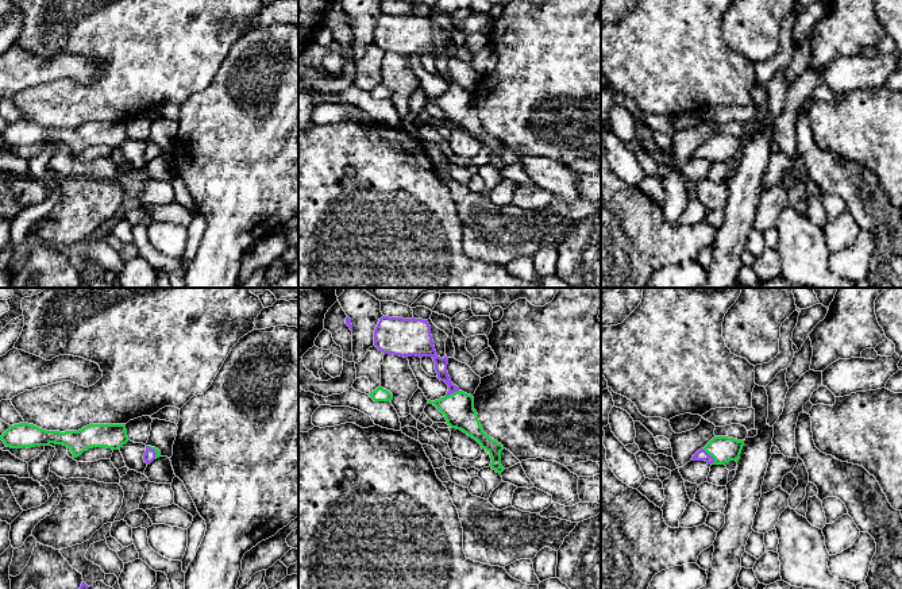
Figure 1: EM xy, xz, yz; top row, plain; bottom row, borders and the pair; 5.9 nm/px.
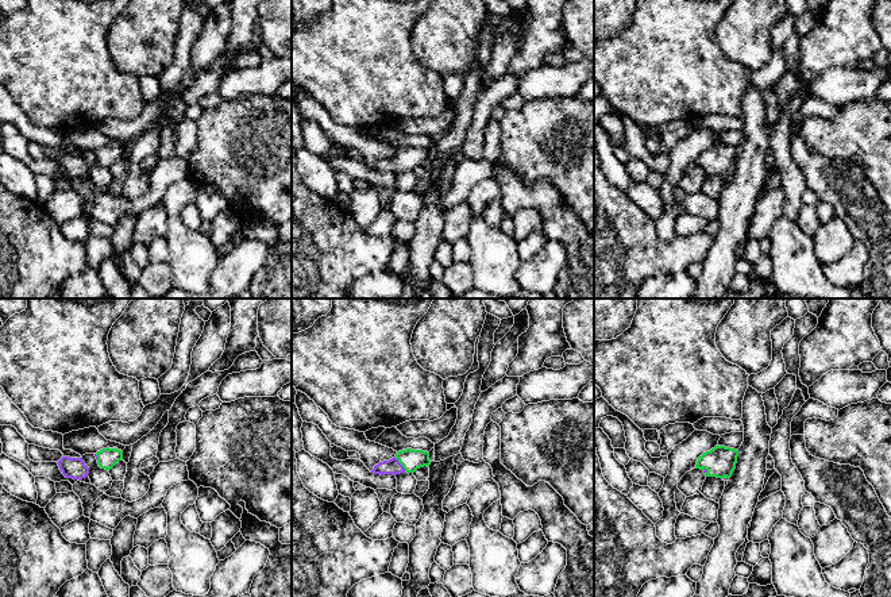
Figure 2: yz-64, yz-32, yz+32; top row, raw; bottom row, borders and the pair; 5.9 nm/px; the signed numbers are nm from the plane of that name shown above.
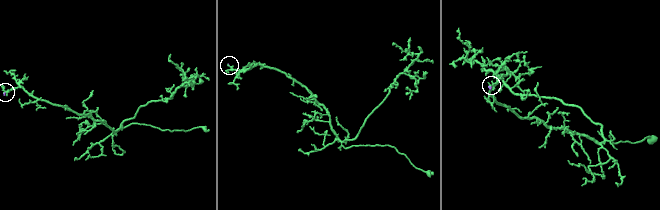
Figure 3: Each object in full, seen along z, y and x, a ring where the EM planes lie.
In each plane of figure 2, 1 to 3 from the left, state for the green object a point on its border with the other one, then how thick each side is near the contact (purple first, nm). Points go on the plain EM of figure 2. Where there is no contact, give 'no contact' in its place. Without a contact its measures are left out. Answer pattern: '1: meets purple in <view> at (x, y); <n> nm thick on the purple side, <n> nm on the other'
1: meets purple in yz-64 at (96, 154); 20 nm thick on the purple side, 120 nm on the other
2: meets purple in yz-32 at (401, 162); 90 nm thick on the purple side, 130 nm on the other
3: meets purple in yz+32 at (706, 168); 20 nm thick on the purple side, 180 nm on the other

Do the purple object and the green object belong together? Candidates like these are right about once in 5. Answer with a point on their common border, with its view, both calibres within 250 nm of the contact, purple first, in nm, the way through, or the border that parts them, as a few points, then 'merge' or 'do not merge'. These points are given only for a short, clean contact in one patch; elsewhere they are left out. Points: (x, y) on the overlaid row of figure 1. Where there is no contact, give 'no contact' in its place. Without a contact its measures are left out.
meets purple in yz at (710, 455); 70 nm thick on the purple side, 160 nm on the other; runs through yz (701, 454), (710, 455), (723, 449); merge

